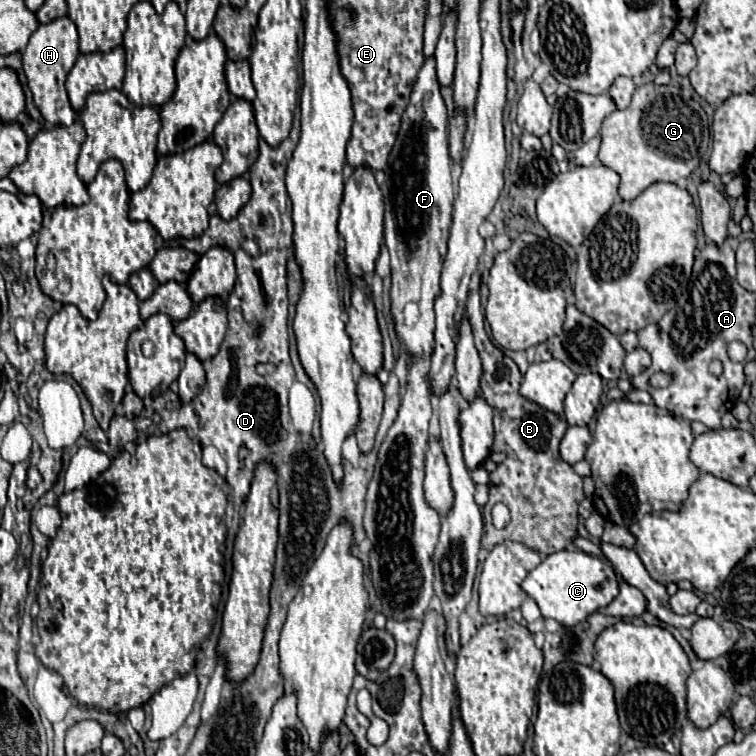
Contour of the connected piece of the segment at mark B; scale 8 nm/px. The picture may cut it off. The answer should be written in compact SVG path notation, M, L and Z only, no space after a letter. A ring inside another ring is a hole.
M472 291L468 295L466 319L470 321L476 349L482 359L480 379L482 395L486 403L496 411L494 413L496 439L492 451L506 455L498 469L490 473L490 499L482 509L484 515L482 545L486 549L492 549L494 545L506 539L512 539L540 551L542 555L550 555L560 549L572 549L572 537L576 535L578 525L578 489L582 489L582 477L572 469L572 465L562 461L558 455L558 443L568 423L562 417L530 403L518 393L522 375L516 363L510 357L506 357L500 349L496 349L490 337L486 335L478 291ZM498 501L504 503L512 515L510 523L504 529L496 529L492 525L490 511Z

